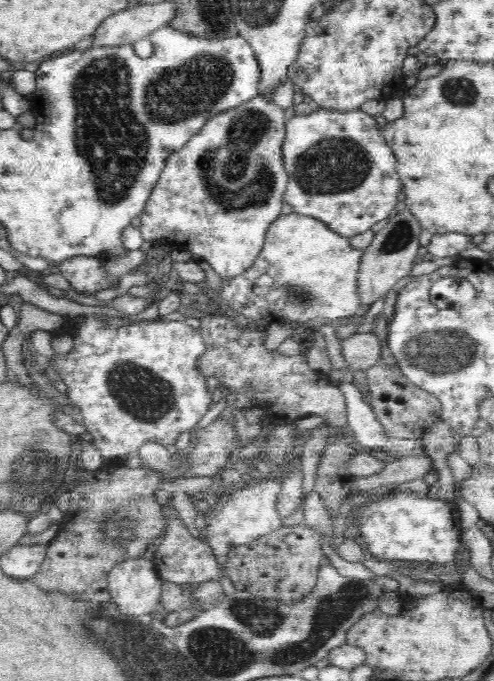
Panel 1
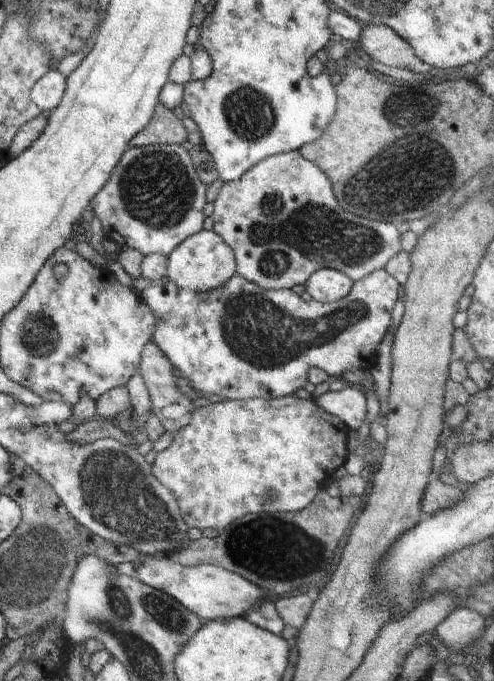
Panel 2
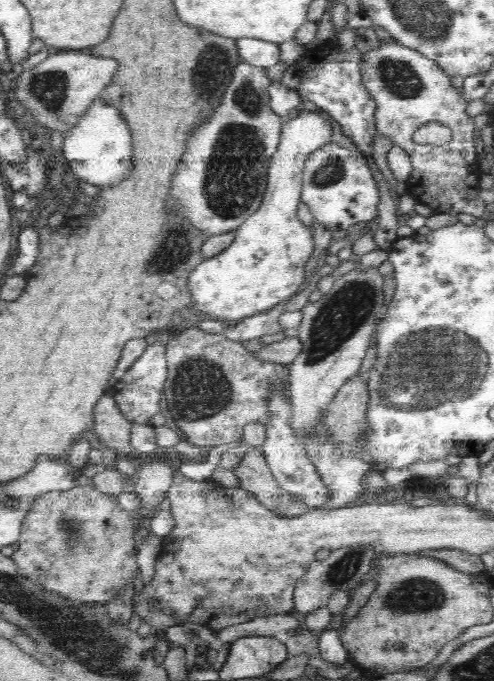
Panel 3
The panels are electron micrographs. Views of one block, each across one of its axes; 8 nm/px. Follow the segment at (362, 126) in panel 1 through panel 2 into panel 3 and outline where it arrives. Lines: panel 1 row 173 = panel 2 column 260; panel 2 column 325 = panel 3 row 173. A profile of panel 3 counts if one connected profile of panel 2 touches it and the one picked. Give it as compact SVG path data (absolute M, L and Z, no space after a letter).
M330 142L307 156L301 202L307 204L315 220L325 225L328 230L344 233L358 222L368 223L378 216L379 200L376 179L358 149L346 149Z

